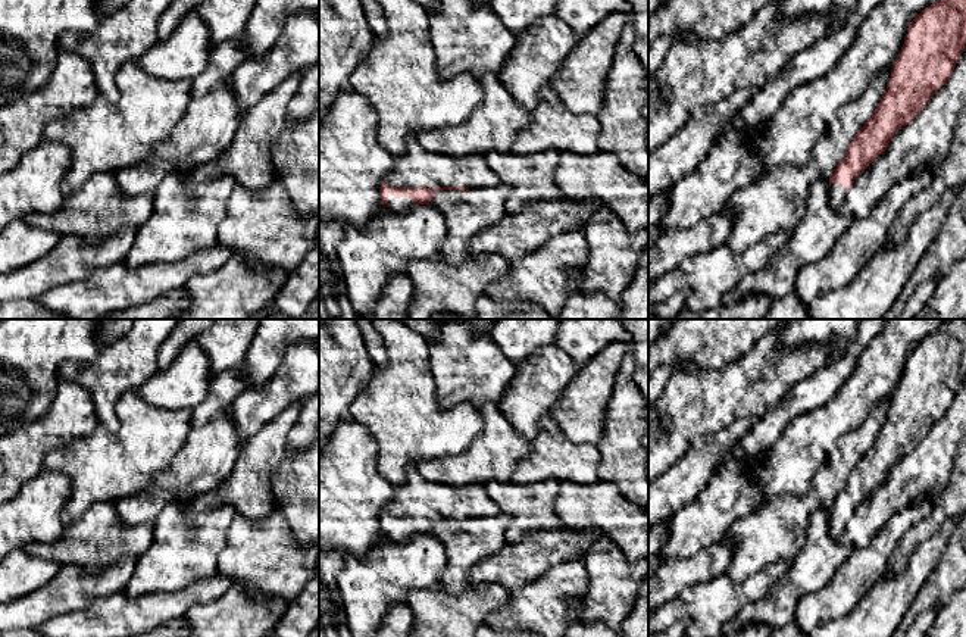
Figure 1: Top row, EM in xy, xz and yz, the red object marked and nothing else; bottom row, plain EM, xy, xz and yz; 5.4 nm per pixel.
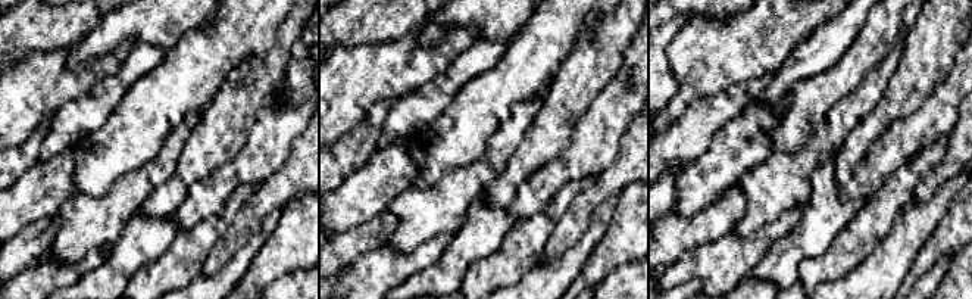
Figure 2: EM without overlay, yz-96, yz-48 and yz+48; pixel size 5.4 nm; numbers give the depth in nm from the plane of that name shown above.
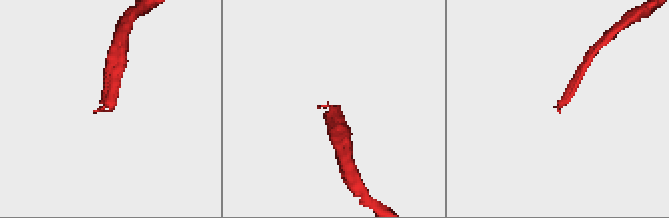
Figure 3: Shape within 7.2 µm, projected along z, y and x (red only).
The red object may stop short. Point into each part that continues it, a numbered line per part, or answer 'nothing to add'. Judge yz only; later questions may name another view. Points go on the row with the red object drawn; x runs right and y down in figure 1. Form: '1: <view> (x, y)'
1: yz (837, 194)

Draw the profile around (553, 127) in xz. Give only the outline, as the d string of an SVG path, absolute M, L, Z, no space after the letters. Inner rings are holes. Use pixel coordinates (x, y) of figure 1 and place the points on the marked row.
M544 88L537 109L531 112L531 124L516 135L512 152L520 156L545 150L593 156L600 150L600 131L597 115L573 113L551 88Z

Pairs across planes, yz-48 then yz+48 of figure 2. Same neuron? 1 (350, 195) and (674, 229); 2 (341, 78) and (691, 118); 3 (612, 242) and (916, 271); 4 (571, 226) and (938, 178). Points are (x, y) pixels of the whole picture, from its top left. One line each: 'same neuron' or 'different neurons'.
1: different neurons
2: different neurons
3: same neuron
4: same neuron

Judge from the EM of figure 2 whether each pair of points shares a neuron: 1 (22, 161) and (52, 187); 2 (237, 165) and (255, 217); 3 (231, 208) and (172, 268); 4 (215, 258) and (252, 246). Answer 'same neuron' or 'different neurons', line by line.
1: different neurons
2: different neurons
3: same neuron
4: different neurons

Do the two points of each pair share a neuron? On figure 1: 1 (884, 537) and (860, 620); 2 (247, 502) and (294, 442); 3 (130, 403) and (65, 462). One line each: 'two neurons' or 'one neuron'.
1: two neurons
2: two neurons
3: one neuron

